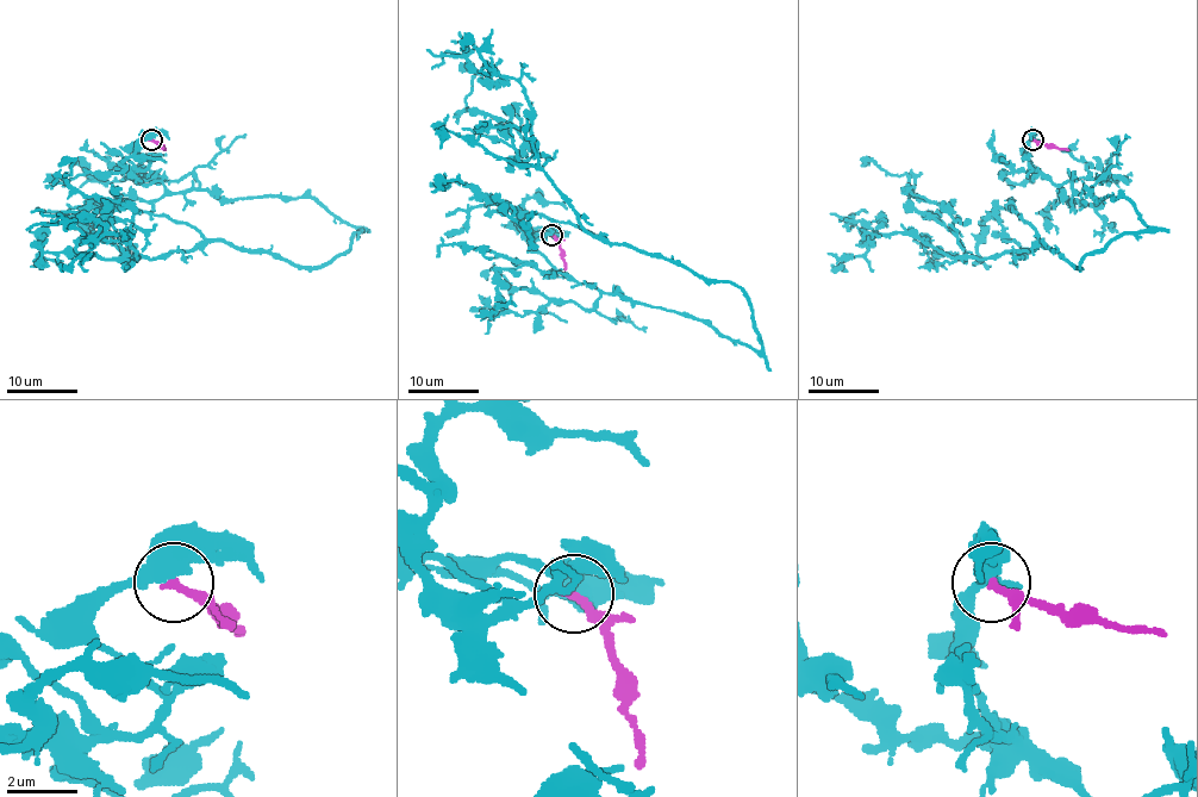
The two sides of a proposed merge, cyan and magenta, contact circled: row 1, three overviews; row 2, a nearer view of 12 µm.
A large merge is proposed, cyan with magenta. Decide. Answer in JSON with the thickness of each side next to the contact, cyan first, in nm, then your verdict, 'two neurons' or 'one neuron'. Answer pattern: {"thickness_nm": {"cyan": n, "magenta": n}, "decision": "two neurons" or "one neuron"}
{"thickness_nm": {"cyan": 440, "magenta": 240}, "decision": "two neurons"}

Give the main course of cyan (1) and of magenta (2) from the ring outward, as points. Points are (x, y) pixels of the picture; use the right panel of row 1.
1: (1033, 138), (1029, 166), (1147, 229), (1073, 266), (1043, 241), (986, 259), (871, 237), (867, 213)
2: (1033, 138), (1067, 149)

